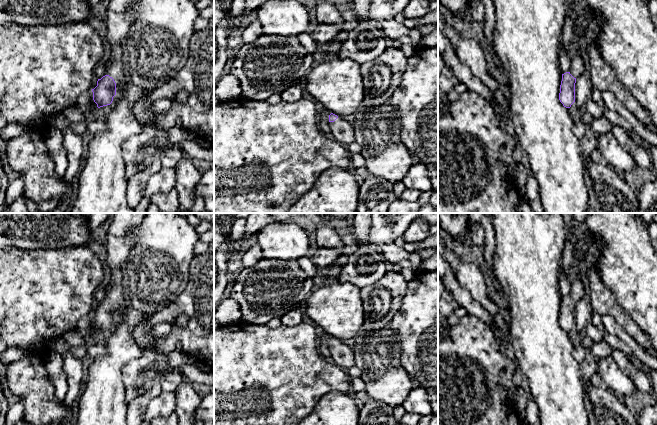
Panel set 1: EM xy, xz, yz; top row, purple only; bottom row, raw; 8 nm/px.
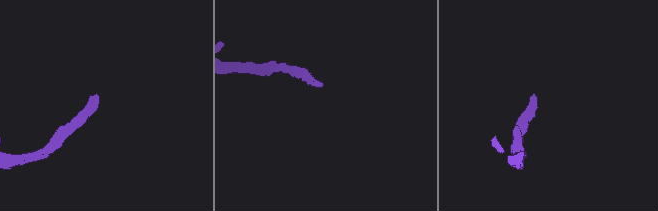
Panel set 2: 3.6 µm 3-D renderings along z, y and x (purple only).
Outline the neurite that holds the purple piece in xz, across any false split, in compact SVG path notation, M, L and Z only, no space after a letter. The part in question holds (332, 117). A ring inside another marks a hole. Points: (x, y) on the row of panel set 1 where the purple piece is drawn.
M331 113L329 115L329 126L335 141L345 147L355 142L354 128L348 121Z

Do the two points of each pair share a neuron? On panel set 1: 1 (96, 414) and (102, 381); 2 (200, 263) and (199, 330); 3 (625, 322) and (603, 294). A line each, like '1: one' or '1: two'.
1: one
2: one
3: one

